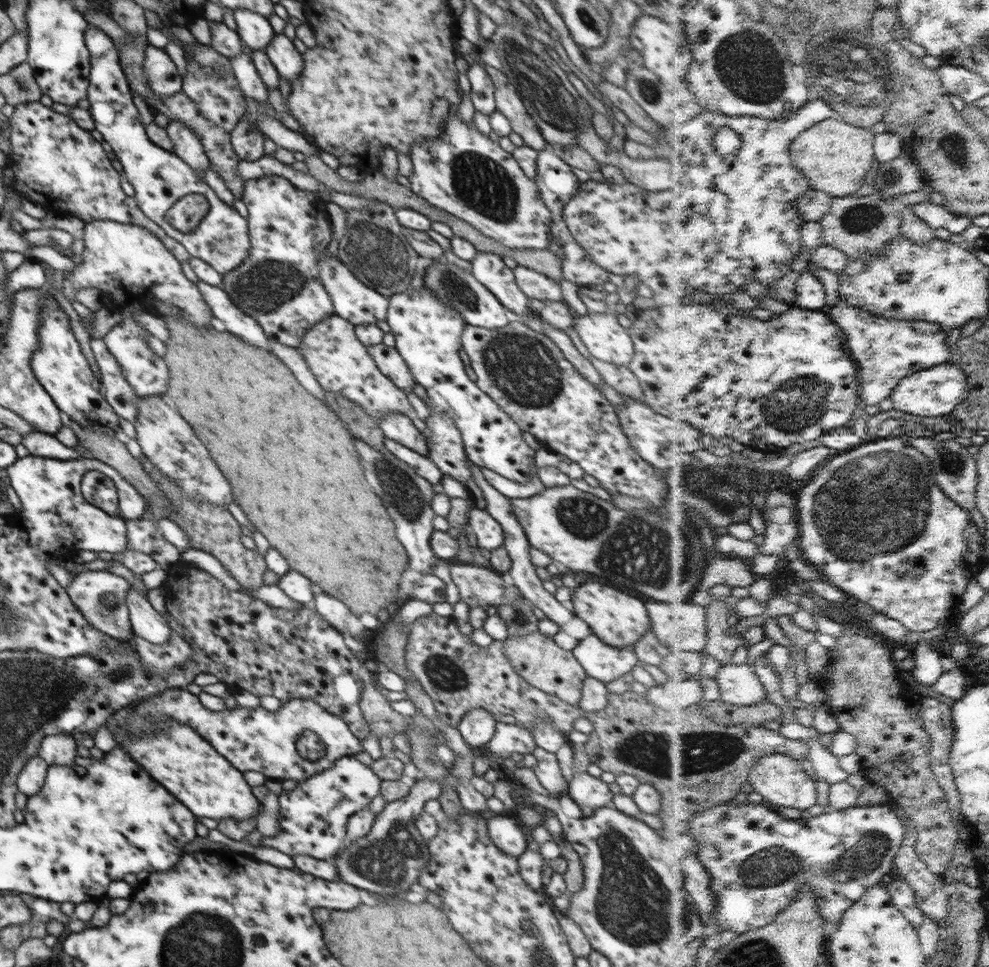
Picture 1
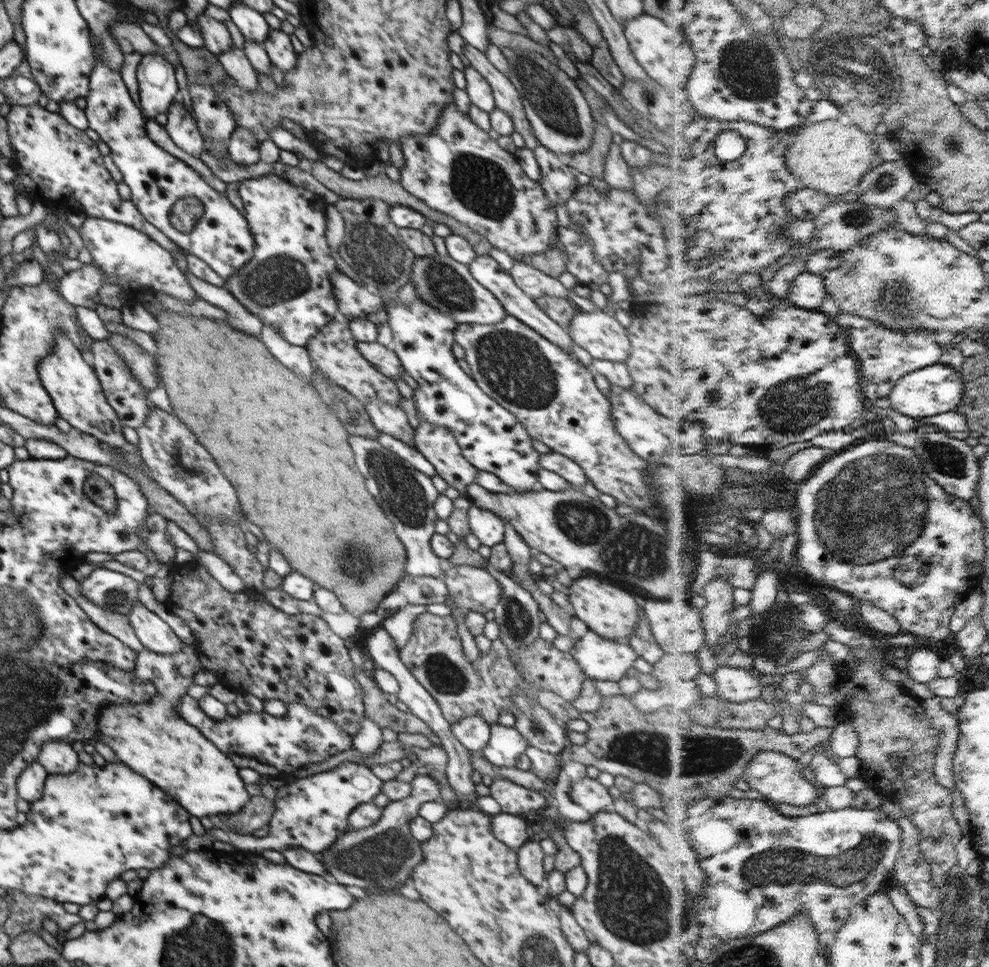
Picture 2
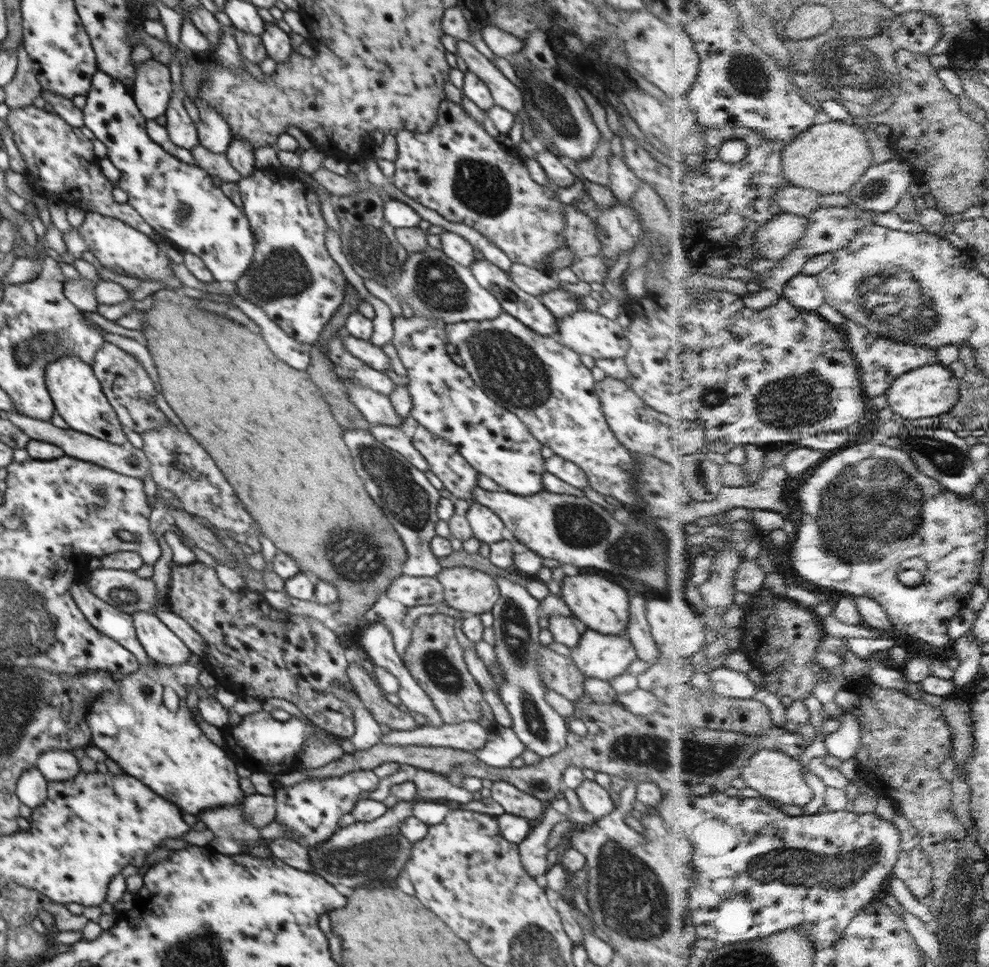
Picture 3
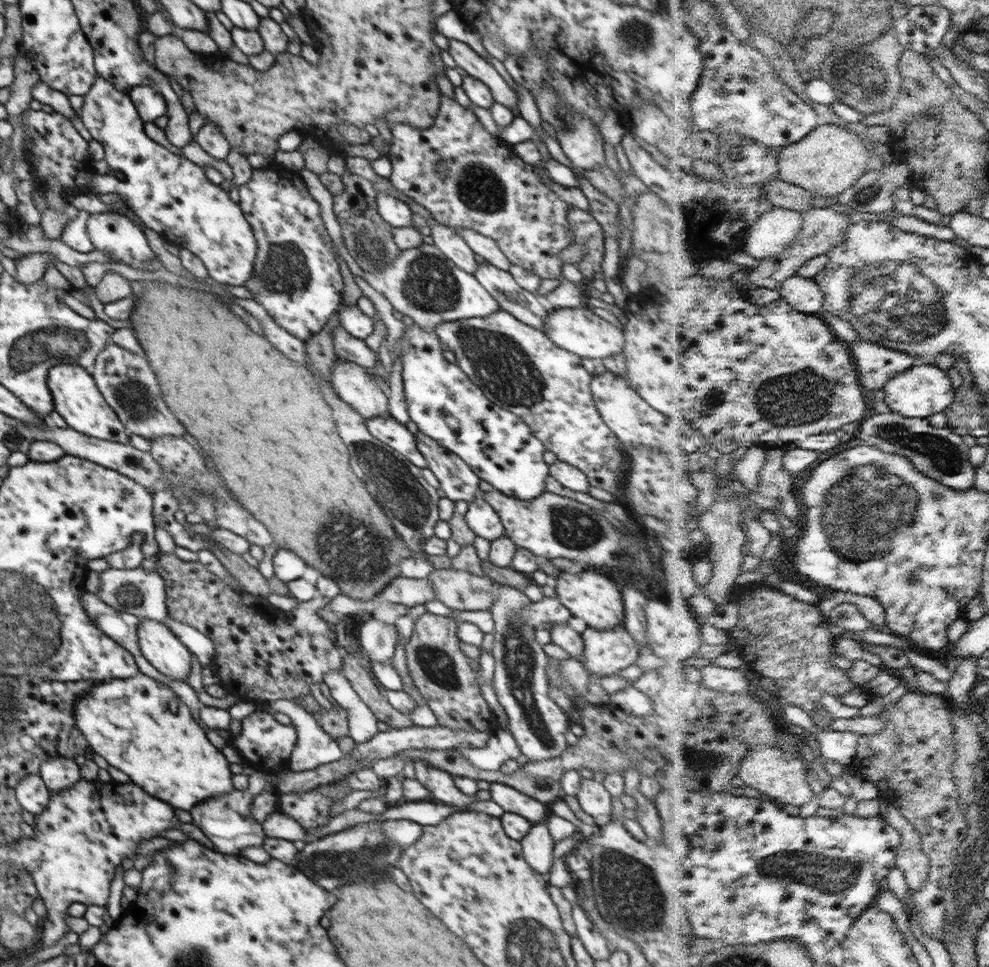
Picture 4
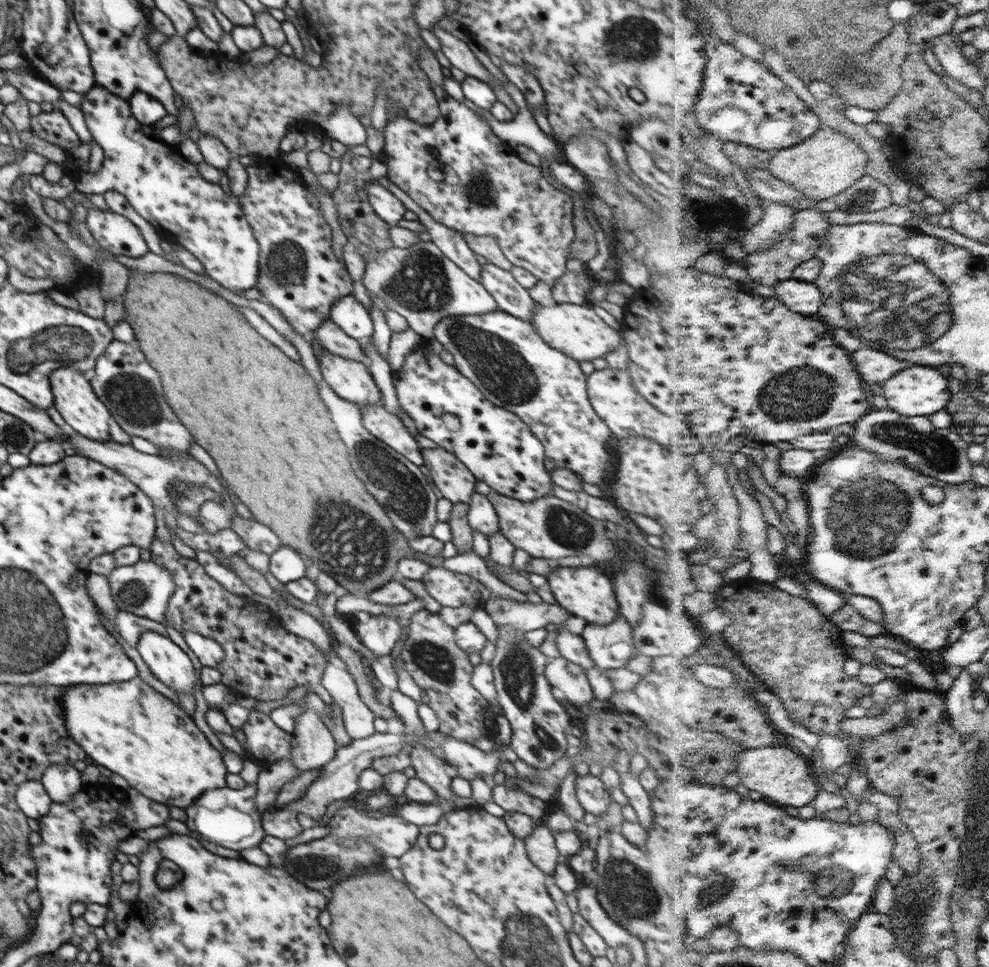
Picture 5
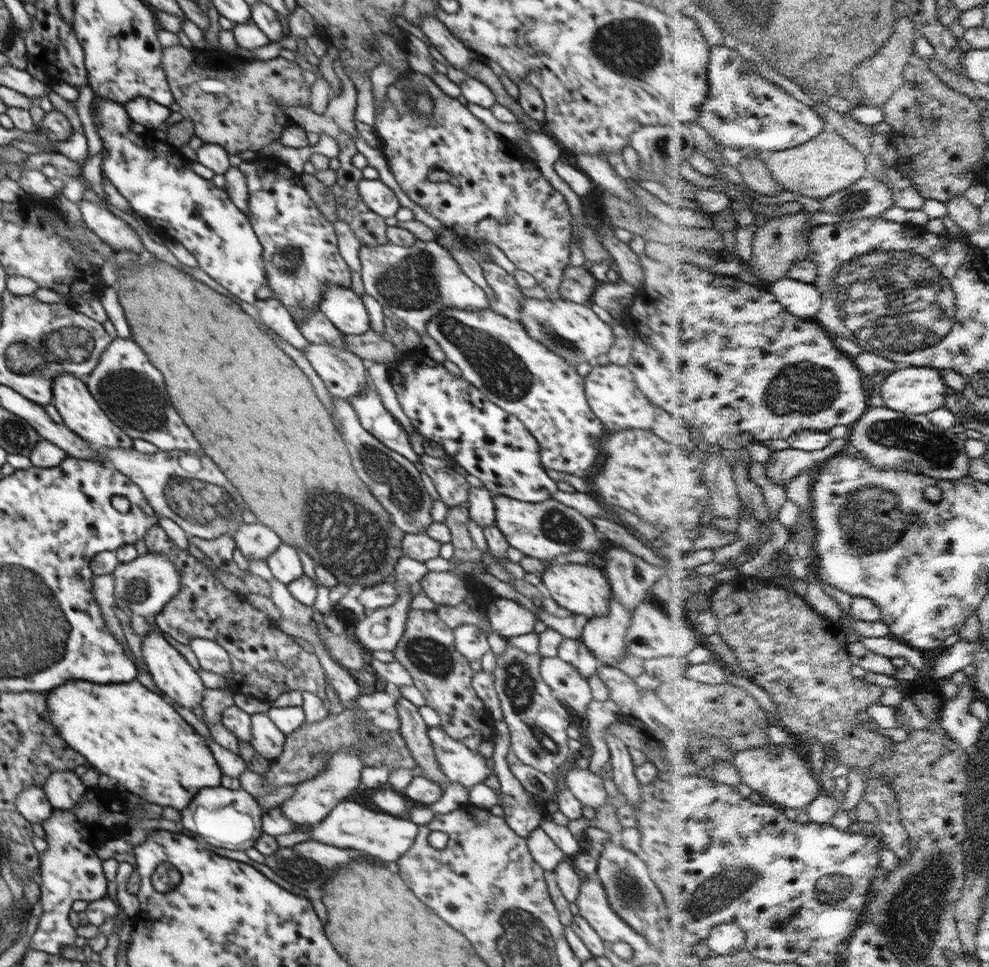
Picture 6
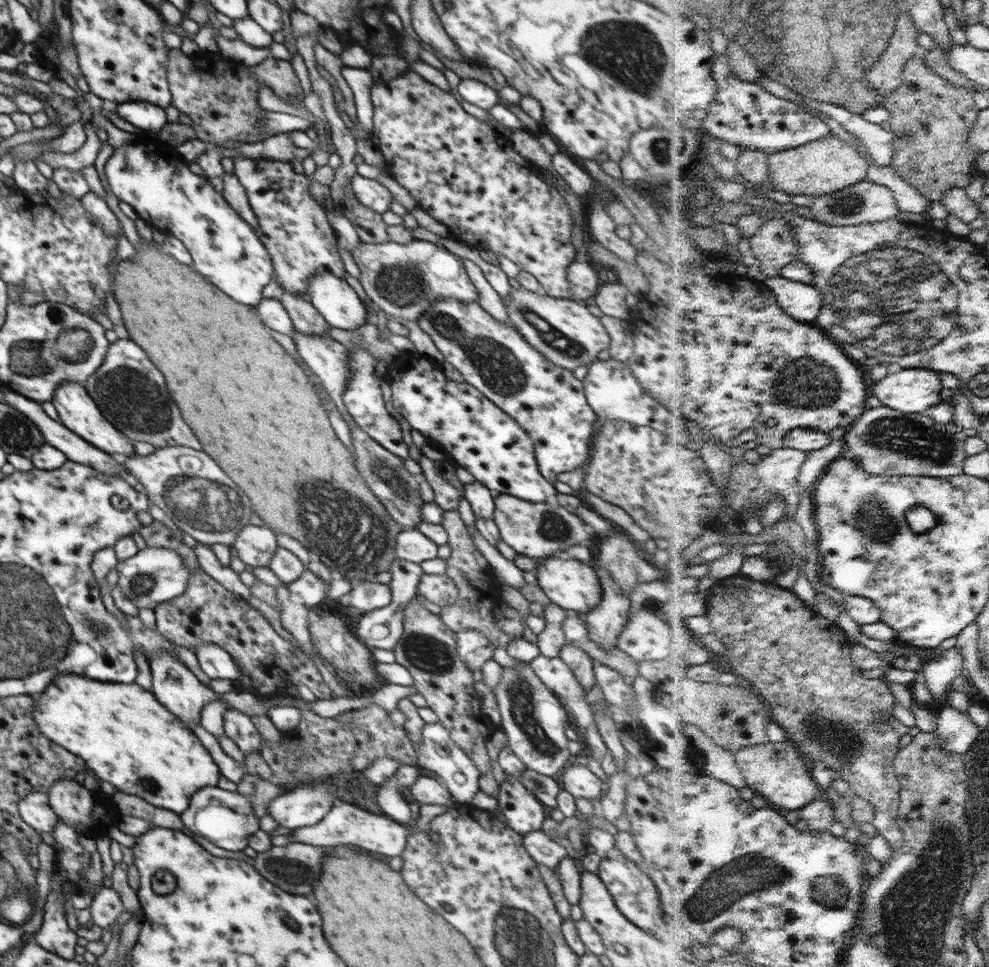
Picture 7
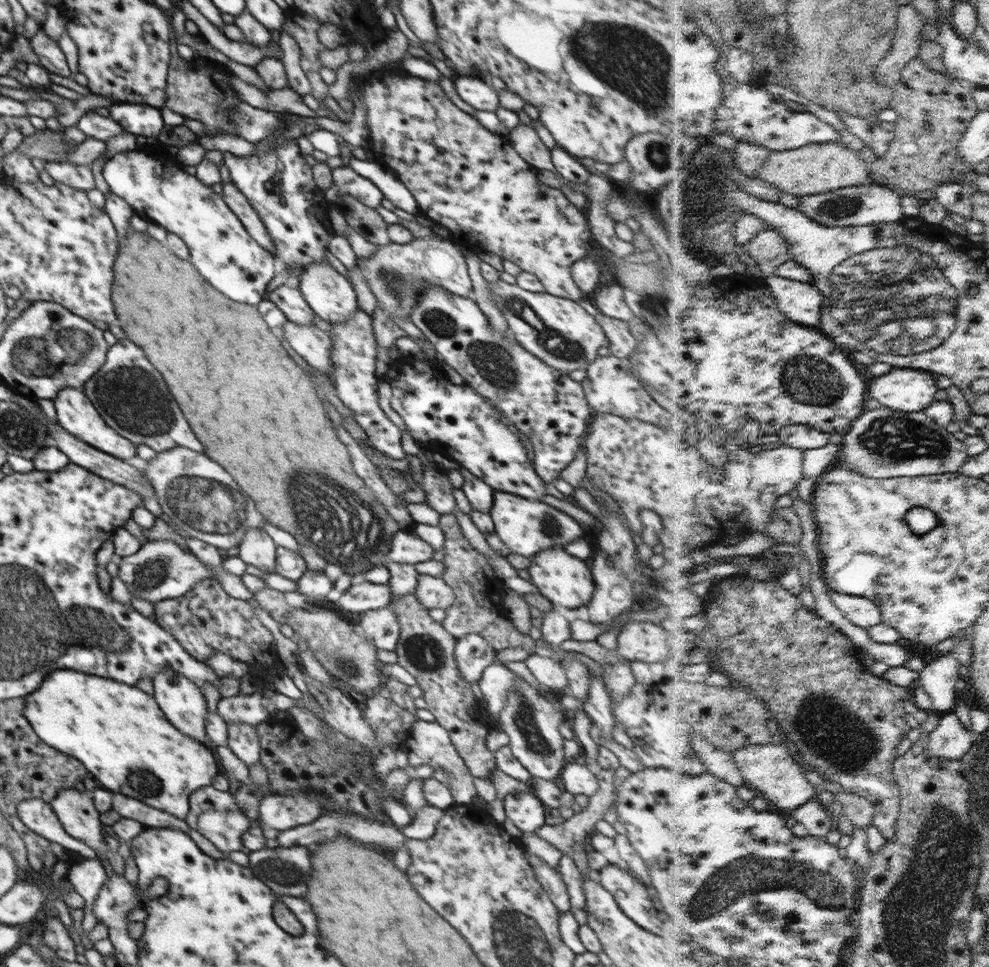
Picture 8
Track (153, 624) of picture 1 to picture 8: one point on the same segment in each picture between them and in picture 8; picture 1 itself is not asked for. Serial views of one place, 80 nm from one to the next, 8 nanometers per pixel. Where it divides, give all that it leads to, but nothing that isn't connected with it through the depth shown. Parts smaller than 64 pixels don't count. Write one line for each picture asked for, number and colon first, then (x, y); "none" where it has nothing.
2: (153, 633)
3: (162, 646)
4: (159, 646)
5: (168, 662)
6: (171, 672)
7: (174, 685)
8: (181, 700)

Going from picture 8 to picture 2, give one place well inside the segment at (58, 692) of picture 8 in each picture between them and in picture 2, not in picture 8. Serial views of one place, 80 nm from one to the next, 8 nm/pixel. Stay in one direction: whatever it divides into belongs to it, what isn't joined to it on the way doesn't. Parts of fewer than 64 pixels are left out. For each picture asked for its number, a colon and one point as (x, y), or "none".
2: (150, 736)
3: (165, 749)
4: (129, 722)
5: (130, 728)
6: (124, 730)
7: (126, 736)

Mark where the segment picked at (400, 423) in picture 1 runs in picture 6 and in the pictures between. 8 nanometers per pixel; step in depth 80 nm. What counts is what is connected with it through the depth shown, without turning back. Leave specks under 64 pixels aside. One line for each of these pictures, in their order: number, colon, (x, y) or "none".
2: (389, 419)
3: (377, 409)
4: (352, 383)
5: (351, 380)
6: (344, 374)

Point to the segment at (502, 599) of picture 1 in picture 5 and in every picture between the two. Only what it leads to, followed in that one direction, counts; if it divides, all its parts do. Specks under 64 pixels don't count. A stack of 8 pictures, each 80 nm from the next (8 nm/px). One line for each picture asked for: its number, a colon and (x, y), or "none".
2: (471, 588)
3: (470, 591)
4: (460, 590)
5: (450, 589)

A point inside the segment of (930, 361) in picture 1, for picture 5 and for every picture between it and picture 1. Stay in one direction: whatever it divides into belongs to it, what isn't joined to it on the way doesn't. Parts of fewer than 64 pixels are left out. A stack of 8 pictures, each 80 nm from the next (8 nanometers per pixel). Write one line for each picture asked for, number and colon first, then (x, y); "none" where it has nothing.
2: (886, 356)
3: (882, 360)
4: (878, 364)
5: (876, 366)

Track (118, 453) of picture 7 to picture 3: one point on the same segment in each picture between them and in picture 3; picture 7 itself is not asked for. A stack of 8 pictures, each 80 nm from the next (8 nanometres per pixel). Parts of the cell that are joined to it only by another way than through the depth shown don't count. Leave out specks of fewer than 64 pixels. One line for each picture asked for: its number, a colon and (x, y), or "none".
3: (77, 394)
4: (76, 397)
5: (73, 397)
6: (77, 407)

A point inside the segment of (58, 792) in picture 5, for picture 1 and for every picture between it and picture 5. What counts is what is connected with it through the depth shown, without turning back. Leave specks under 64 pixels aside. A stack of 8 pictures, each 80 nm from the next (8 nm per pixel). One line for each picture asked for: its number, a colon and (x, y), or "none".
1: (61, 749)
2: (56, 757)
3: (57, 764)
4: (58, 773)

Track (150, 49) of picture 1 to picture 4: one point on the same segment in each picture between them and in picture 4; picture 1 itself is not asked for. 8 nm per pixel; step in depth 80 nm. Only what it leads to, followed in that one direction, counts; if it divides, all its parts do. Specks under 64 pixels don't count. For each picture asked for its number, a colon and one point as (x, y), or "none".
2: (158, 89)
3: (152, 86)
4: (150, 104)

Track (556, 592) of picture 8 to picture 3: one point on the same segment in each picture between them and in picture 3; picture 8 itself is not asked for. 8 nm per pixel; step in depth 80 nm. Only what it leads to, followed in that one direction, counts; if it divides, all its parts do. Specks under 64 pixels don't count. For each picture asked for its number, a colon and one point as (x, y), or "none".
3: (598, 602)
4: (596, 600)
5: (583, 592)
6: (582, 590)
7: (572, 585)

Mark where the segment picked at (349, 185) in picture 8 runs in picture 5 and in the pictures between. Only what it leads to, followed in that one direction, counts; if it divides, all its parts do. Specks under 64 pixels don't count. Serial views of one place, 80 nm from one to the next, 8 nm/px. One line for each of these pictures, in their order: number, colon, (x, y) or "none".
5: (387, 206)
6: (380, 198)
7: (370, 193)

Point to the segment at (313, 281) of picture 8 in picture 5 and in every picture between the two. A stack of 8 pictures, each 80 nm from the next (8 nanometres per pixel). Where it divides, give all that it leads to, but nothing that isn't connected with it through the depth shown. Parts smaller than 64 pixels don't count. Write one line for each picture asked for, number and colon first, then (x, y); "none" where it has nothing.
5: (348, 313)
6: (346, 311)
7: (335, 300)

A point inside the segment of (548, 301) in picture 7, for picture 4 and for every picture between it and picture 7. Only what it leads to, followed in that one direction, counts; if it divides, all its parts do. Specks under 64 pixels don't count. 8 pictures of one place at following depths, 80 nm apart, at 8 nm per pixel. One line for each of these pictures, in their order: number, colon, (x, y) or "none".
4: (579, 330)
5: (576, 330)
6: (573, 331)

